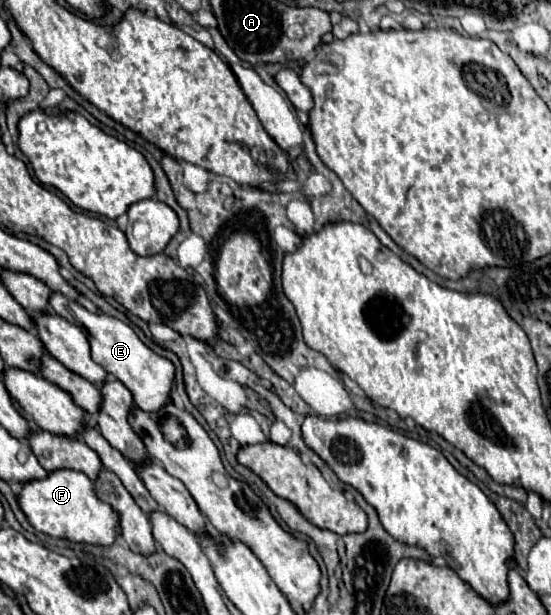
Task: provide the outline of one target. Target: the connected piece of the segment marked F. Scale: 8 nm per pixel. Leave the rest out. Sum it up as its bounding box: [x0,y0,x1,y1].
[17,470,117,544]

